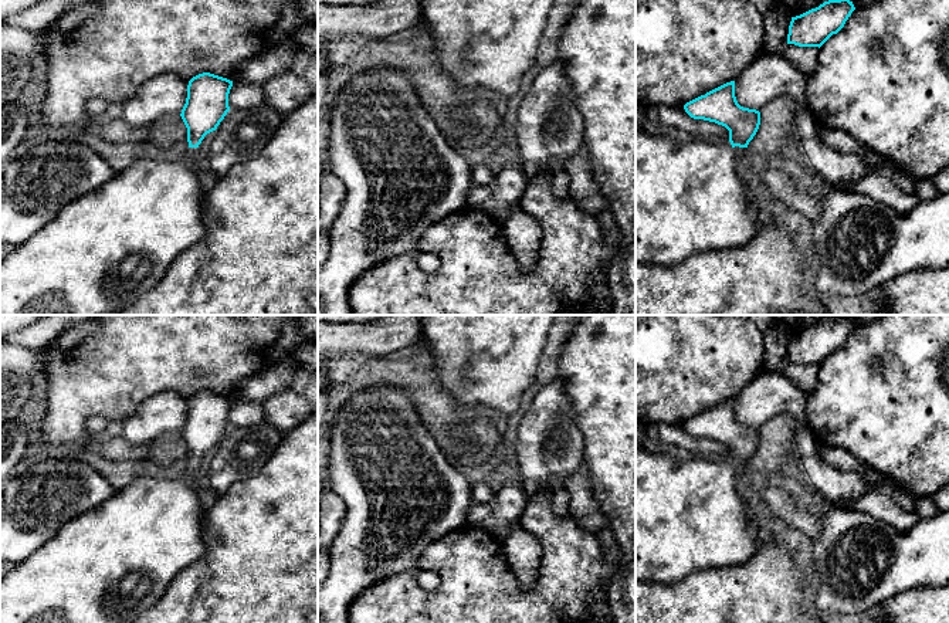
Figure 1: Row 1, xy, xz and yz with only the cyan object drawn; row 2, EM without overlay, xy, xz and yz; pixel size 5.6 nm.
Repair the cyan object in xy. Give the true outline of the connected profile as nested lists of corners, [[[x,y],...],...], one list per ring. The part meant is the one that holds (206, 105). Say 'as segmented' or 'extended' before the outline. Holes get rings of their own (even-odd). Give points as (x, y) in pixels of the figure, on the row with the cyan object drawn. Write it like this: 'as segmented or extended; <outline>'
extended; [[[203,72],[187,85],[182,119],[187,128],[189,150],[183,159],[139,159],[116,172],[111,180],[67,204],[26,243],[13,247],[0,263],[0,315],[106,315],[131,307],[165,275],[173,260],[203,240],[203,192],[196,163],[199,145],[217,129],[228,106],[233,81]]]

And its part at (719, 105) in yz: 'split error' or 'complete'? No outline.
split error

